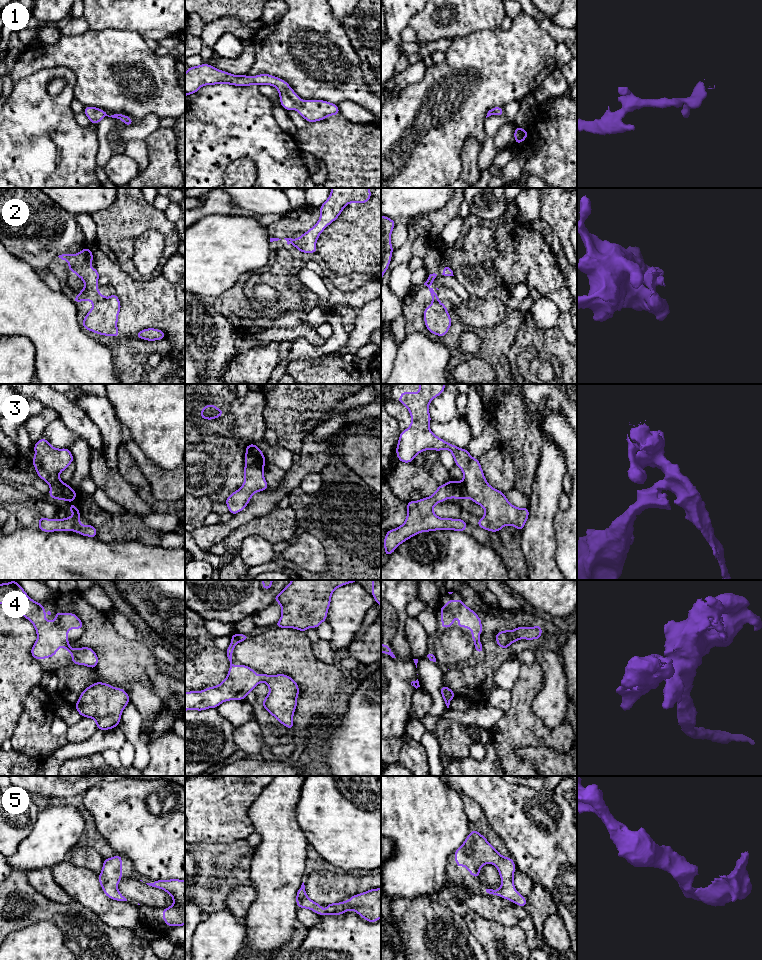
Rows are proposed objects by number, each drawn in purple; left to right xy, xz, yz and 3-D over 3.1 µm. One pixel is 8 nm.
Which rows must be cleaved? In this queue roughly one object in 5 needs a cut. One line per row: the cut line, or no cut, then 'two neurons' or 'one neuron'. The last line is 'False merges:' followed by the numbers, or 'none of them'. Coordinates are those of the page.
1: no cut; one neuron
2: cut in xy along (105, 298), (95, 304); two neurons
3: cut in xz along (245, 463), (262, 468); two neurons
4: no cut; one neuron
5: no cut; one neuron
False merges: 2, 3

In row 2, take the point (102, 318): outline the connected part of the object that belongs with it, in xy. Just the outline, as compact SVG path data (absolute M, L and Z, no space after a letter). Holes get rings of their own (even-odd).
M113 293L110 297L97 302L86 314L82 321L84 329L104 336L117 337L120 332L117 328L118 315L121 303Z

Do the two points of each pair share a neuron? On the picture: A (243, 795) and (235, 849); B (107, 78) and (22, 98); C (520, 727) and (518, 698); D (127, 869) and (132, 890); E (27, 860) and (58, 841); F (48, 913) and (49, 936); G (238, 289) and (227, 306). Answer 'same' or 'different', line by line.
A: different
B: different
C: same
D: different
E: same
F: different
G: same

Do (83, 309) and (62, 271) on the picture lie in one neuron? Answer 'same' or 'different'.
same

